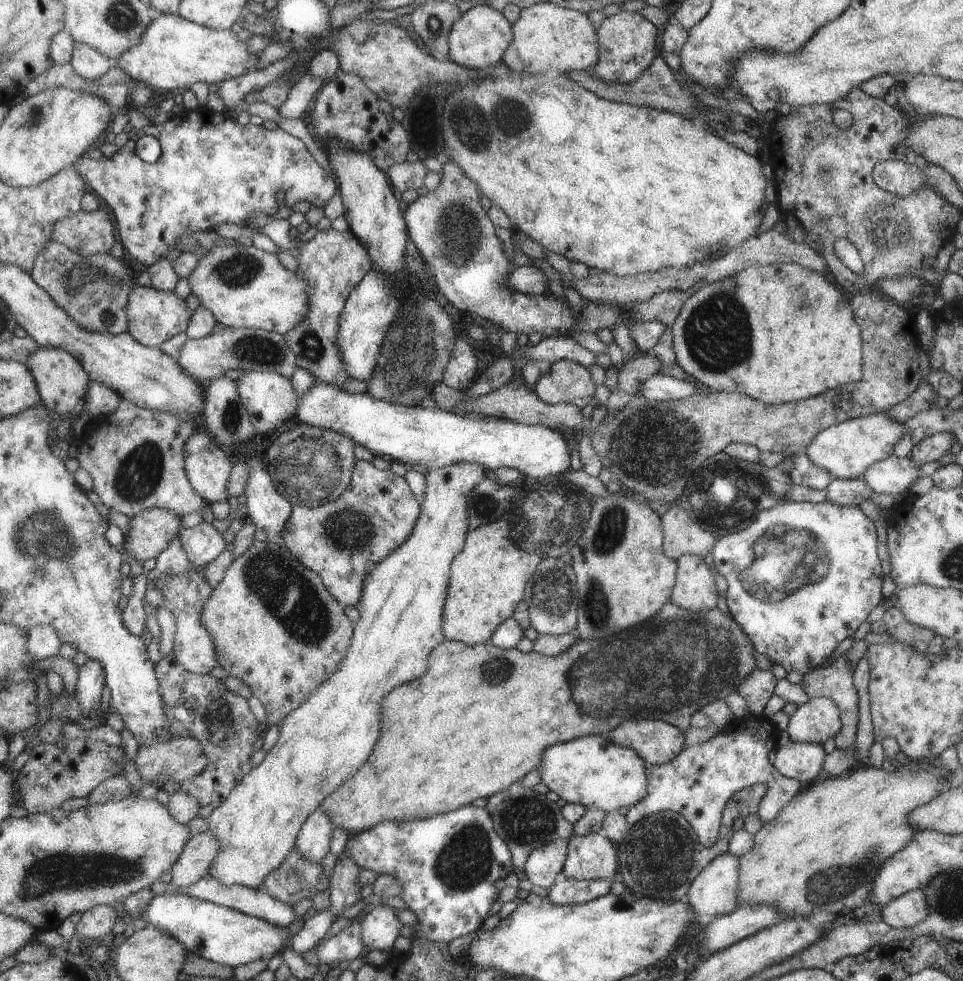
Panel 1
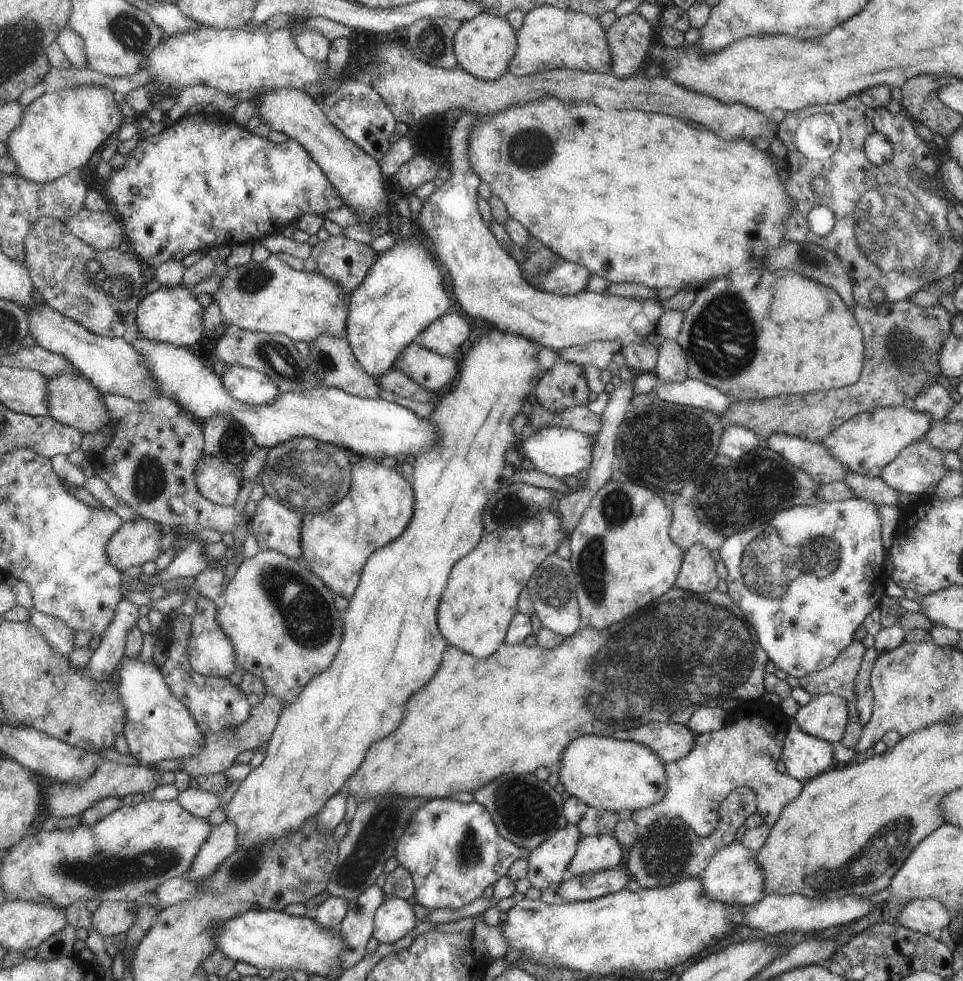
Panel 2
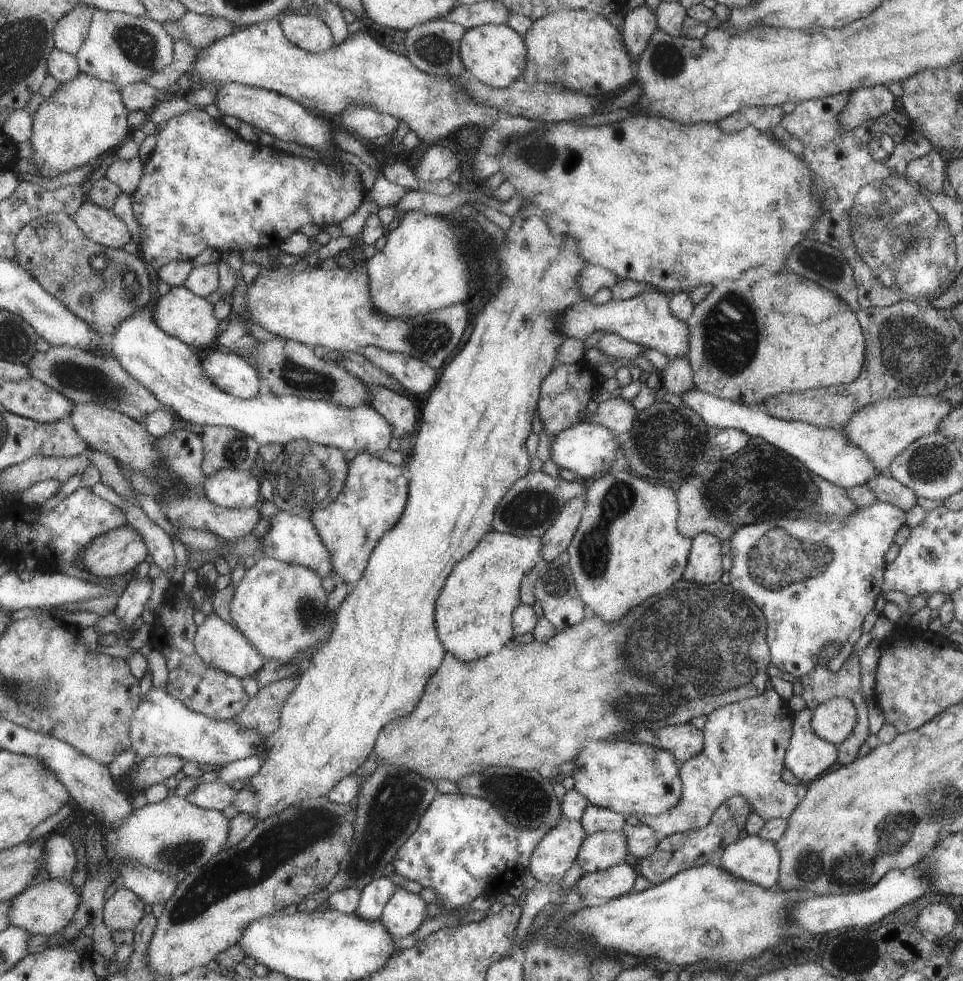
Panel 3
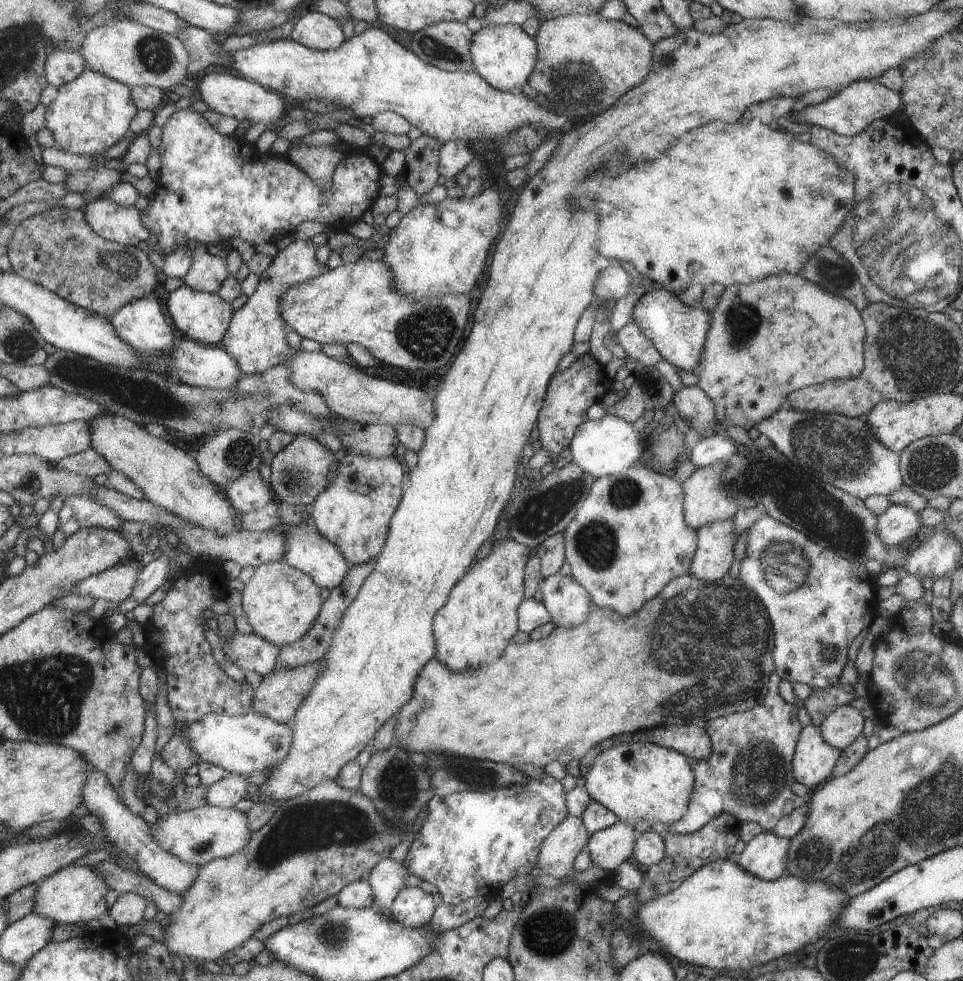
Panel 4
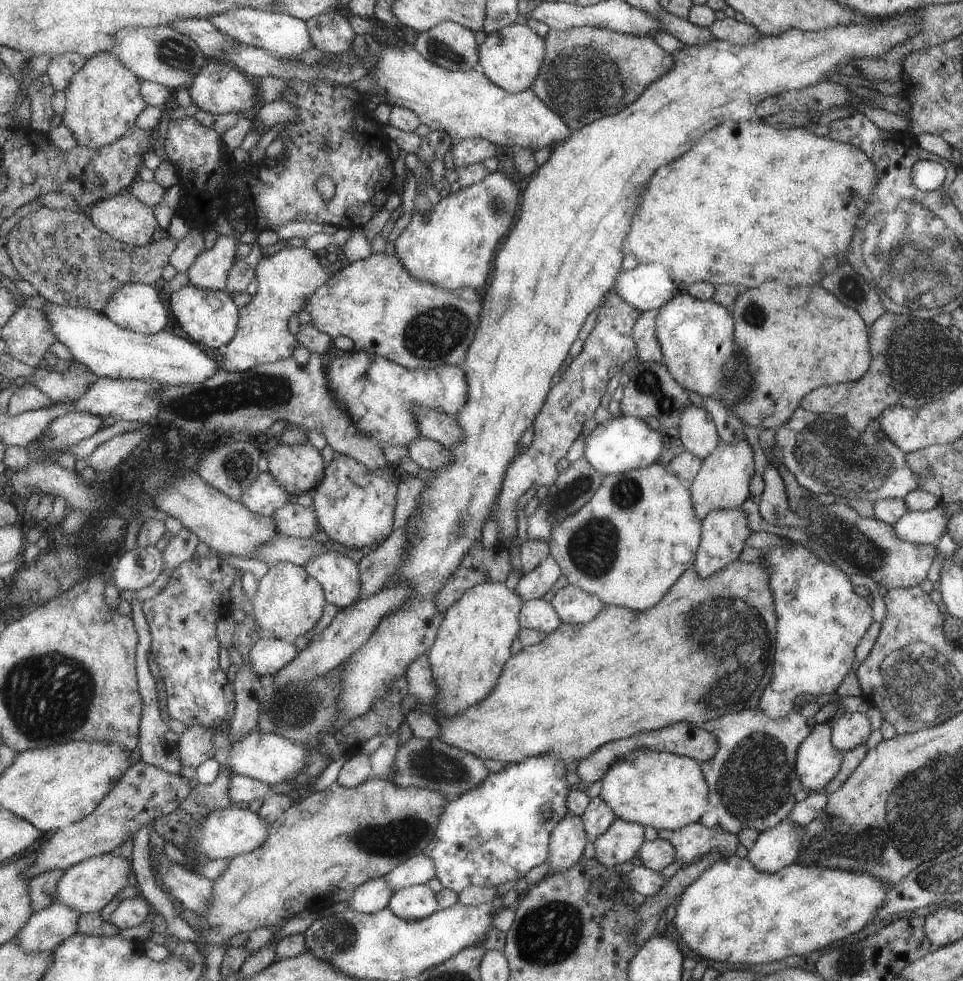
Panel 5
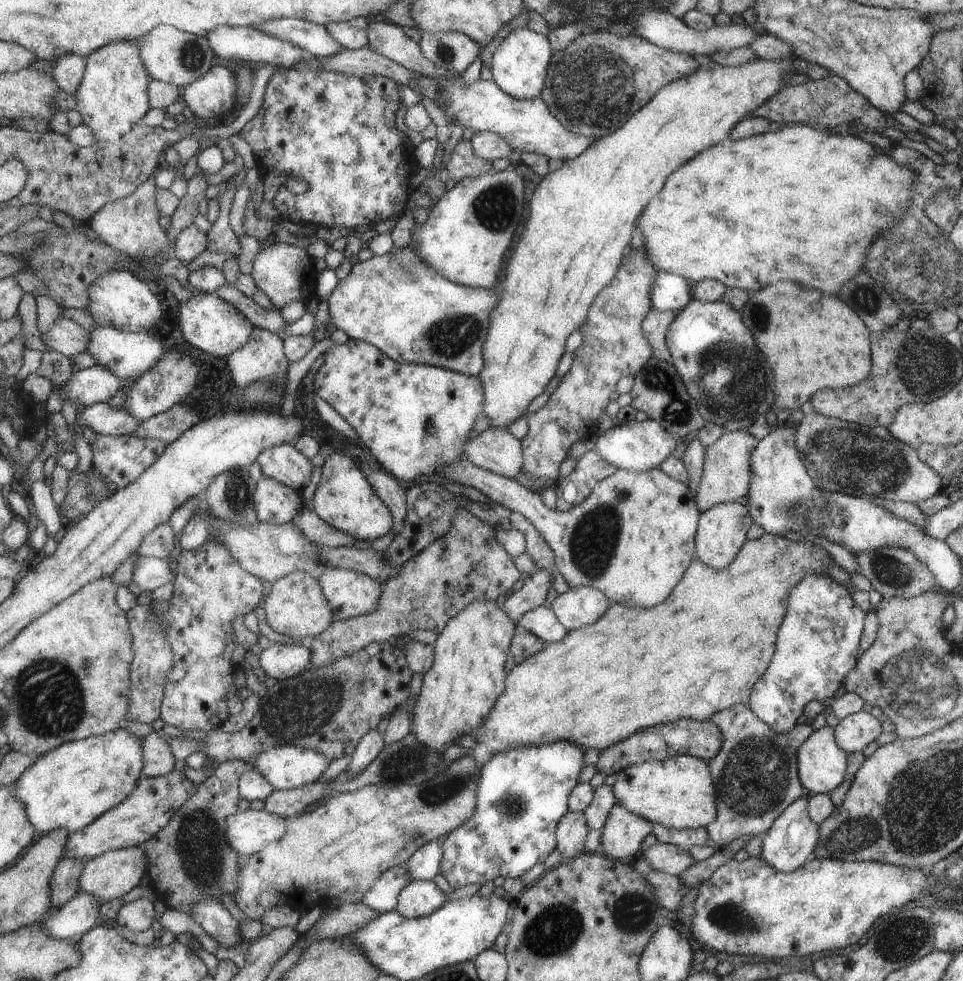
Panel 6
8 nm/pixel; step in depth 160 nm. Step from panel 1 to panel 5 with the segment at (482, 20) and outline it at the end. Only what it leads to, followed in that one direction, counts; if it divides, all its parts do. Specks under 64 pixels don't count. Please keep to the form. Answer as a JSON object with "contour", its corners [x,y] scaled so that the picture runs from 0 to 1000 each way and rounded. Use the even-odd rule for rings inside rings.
{"contour":[[[538,21],[520,28],[516,34],[504,35],[503,42],[497,47],[497,71],[514,88],[521,89],[528,95],[538,95],[553,86],[565,57],[565,39],[556,35],[545,22]]]}

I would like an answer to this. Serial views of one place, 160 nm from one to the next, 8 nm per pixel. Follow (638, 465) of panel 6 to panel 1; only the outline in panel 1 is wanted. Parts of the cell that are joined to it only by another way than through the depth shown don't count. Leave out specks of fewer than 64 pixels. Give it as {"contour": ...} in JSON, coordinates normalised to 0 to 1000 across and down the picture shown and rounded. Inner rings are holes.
{"contour":[[[329,390],[323,392],[314,403],[309,417],[302,425],[300,433],[313,430],[358,442],[360,446],[364,446],[369,453],[374,453],[387,464],[394,463],[395,466],[403,469],[408,467],[414,472],[438,480],[454,479],[456,475],[468,474],[470,471],[491,471],[491,473],[504,476],[507,482],[524,476],[535,478],[544,485],[562,488],[566,485],[580,484],[591,477],[591,457],[589,457],[589,451],[583,446],[582,440],[562,433],[535,432],[531,428],[506,425],[508,426],[491,428],[491,426],[478,424],[453,415],[448,418],[434,414],[410,413],[385,406],[379,401],[360,402],[359,399],[352,398],[352,394],[346,391]]]}

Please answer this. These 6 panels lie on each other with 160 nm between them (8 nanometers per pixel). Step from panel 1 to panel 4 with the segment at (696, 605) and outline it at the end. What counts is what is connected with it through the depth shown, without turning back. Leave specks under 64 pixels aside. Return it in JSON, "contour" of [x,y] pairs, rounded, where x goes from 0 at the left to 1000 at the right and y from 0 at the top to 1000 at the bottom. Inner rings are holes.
{"contour":[[[760,529],[738,531],[724,540],[725,555],[715,583],[729,593],[753,589],[757,575],[761,573]]]}

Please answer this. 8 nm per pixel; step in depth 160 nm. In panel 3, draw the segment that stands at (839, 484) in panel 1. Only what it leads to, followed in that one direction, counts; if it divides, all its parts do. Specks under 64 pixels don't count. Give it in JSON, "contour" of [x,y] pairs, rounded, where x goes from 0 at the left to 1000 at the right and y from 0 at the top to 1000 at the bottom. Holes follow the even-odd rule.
{"contour":[[[917,482],[904,487],[899,495],[909,504],[911,511],[931,516],[935,520],[951,516],[951,505],[942,495]]]}

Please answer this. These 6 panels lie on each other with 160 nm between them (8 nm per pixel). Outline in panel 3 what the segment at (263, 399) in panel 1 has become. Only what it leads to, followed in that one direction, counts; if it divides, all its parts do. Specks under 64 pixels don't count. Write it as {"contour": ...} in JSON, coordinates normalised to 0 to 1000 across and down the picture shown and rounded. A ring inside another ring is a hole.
{"contour":[[[219,359],[211,367],[211,377],[229,398],[244,405],[263,407],[269,403],[269,378],[244,359]]]}

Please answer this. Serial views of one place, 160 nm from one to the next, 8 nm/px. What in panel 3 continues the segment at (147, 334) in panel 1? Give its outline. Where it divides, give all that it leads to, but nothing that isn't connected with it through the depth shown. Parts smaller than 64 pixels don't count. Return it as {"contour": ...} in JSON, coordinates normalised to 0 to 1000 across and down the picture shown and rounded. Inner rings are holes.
{"contour":[[[191,291],[180,293],[173,300],[166,302],[158,319],[167,336],[186,345],[195,353],[205,353],[205,355],[217,353],[219,349],[223,349],[223,346],[227,345],[227,340],[232,336],[227,335],[223,311],[219,310],[215,304],[201,300]]]}

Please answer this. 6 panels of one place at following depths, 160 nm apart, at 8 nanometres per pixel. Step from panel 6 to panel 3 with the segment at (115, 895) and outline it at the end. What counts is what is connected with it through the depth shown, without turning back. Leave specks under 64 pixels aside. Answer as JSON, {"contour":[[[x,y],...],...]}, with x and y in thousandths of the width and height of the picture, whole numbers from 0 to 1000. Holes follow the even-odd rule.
{"contour":[[[72,897],[36,900],[11,918],[11,944],[20,944],[20,946],[28,948],[32,954],[51,955],[69,948],[69,945],[77,939],[78,932],[81,932],[82,924],[85,920],[85,911],[82,911],[82,907]]]}

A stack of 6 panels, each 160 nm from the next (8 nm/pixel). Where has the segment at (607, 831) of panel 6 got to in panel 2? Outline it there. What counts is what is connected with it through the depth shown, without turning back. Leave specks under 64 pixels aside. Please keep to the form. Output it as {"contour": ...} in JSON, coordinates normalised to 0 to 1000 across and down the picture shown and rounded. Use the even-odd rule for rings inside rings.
{"contour":[[[637,850],[604,851],[585,897],[640,884],[647,875],[643,859]]]}

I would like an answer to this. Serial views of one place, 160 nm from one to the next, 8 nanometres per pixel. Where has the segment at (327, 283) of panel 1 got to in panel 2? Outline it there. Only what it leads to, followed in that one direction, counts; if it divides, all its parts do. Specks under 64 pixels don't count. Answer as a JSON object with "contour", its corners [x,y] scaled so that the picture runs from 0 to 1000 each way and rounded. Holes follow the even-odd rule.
{"contour":[[[356,240],[330,246],[323,255],[323,263],[329,268],[325,276],[351,288],[358,301],[376,290],[390,262],[383,250]],[[333,341],[321,351],[320,377],[324,383],[330,385],[333,392],[348,394],[363,403],[371,403],[375,406],[394,407],[396,398],[391,387],[381,381],[378,375],[368,364],[362,350],[358,345],[346,341]]]}

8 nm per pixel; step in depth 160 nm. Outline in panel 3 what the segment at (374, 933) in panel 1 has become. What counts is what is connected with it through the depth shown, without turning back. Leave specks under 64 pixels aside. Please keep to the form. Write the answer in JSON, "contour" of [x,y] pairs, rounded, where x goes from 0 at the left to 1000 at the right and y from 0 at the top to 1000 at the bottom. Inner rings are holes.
{"contour":[[[412,905],[398,924],[393,940],[401,946],[406,956],[413,957],[430,951],[441,932],[443,924],[434,912]]]}

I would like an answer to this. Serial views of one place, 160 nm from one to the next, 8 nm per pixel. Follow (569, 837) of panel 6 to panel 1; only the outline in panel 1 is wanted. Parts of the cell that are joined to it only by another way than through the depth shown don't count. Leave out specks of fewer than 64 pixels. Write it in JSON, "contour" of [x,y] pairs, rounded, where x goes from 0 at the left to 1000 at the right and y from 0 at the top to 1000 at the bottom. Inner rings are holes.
{"contour":[[[577,855],[553,866],[542,884],[553,904],[571,906],[575,902],[587,882],[590,860],[589,855]]]}

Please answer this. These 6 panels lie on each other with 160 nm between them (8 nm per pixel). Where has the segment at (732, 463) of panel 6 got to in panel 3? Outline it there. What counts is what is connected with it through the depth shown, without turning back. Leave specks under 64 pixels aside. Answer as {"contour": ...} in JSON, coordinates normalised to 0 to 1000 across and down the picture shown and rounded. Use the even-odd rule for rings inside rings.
{"contour":[[[718,485],[709,495],[705,495],[704,514],[704,542],[717,550],[724,544],[734,542],[741,545],[747,552],[757,549],[765,540],[763,534],[755,534],[745,530],[730,510],[728,489],[726,485]]]}

